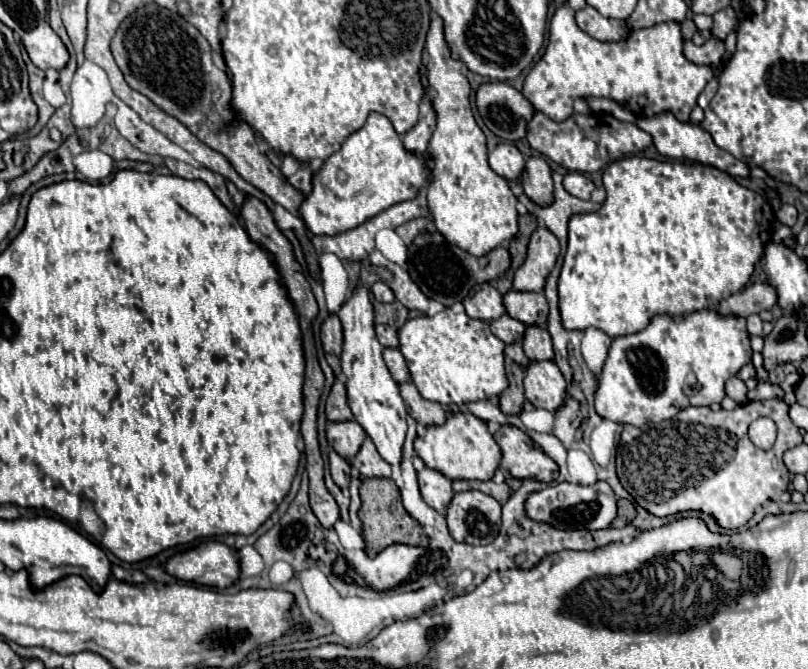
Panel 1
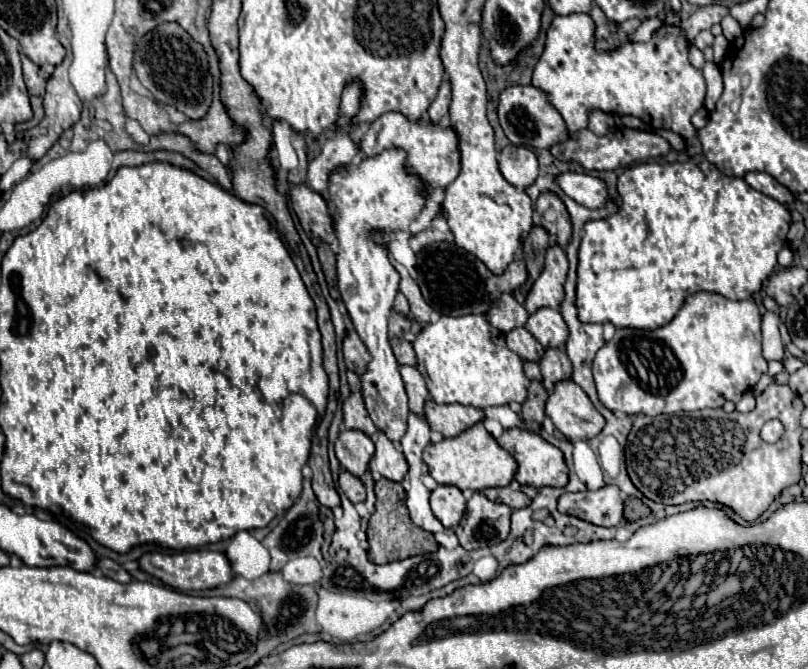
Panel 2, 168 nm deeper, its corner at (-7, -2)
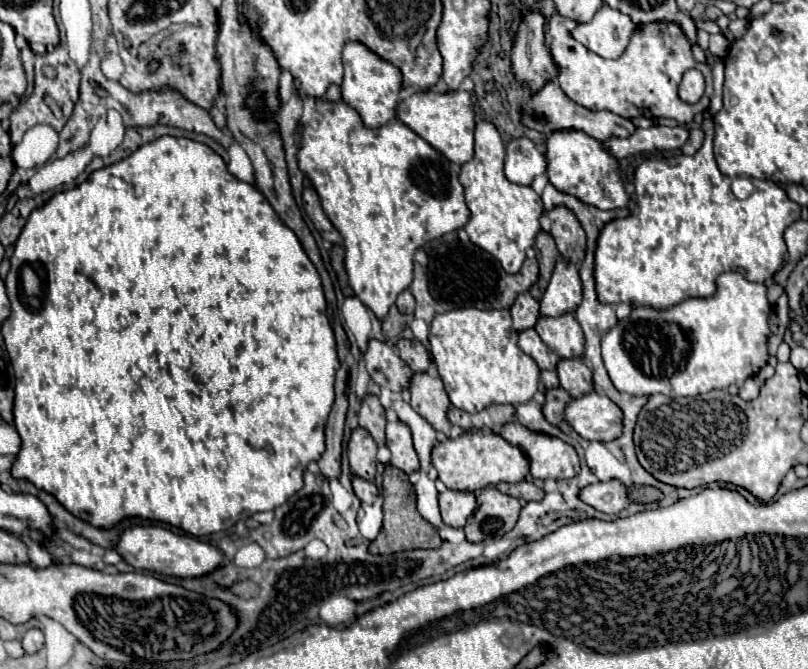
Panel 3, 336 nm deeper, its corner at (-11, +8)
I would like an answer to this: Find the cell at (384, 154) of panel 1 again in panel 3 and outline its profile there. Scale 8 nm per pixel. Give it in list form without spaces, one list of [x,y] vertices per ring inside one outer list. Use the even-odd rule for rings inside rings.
[[[432,89],[416,91],[398,105],[398,119],[436,147],[452,163],[466,163],[474,157],[474,99],[468,91],[444,91],[436,93]]]

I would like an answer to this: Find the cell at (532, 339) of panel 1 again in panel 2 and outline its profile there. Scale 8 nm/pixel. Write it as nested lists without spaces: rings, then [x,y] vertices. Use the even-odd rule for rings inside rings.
[[[556,347],[544,349],[538,365],[540,365],[546,387],[550,383],[556,383],[560,379],[568,379],[572,375],[572,365],[570,365],[570,359],[564,353],[564,349],[556,349]]]

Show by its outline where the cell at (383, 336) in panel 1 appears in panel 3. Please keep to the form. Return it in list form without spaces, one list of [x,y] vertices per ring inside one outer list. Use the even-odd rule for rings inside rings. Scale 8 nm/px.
[[[402,339],[402,341],[398,341],[396,347],[398,347],[400,359],[406,361],[414,373],[426,373],[428,371],[430,355],[428,355],[428,351],[424,349],[424,345],[420,341]]]

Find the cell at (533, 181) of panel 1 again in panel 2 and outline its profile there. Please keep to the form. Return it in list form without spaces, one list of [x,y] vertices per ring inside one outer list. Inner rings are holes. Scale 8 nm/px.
[[[540,193],[540,197],[536,199],[536,211],[542,215],[542,227],[548,233],[556,235],[558,243],[566,247],[572,233],[572,223],[562,199],[552,193]]]

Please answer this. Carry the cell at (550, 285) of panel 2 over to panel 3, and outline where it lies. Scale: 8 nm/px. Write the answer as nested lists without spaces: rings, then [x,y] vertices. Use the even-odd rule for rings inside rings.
[[[558,261],[550,285],[540,301],[540,313],[544,317],[560,317],[564,313],[574,313],[580,301],[582,283],[578,277],[578,267],[572,263]]]

